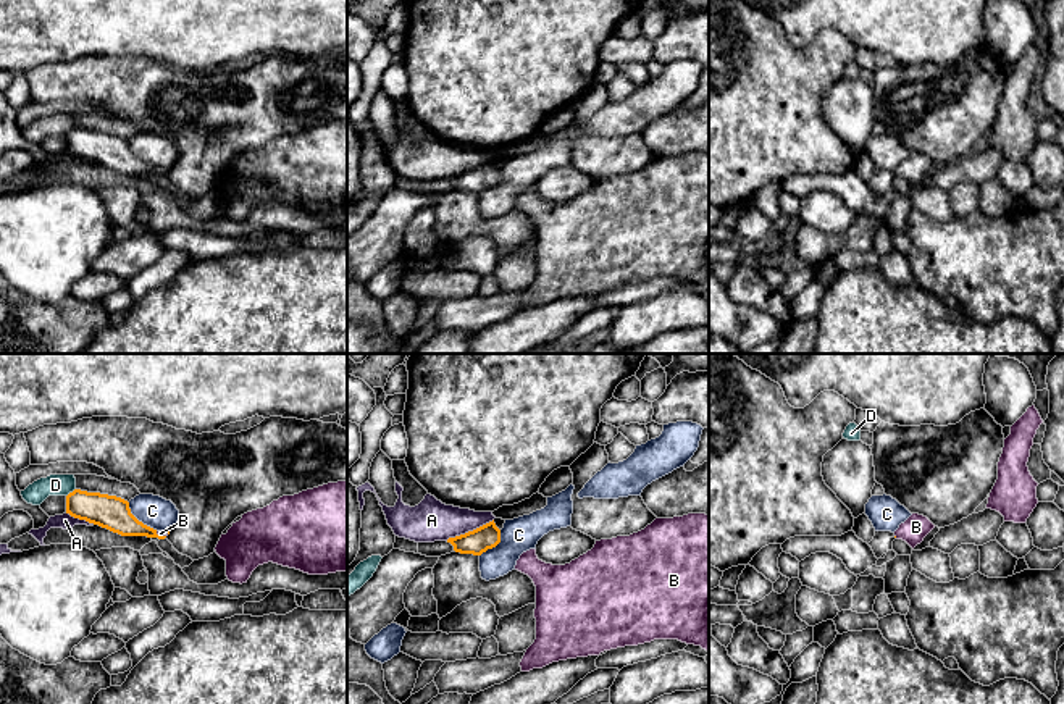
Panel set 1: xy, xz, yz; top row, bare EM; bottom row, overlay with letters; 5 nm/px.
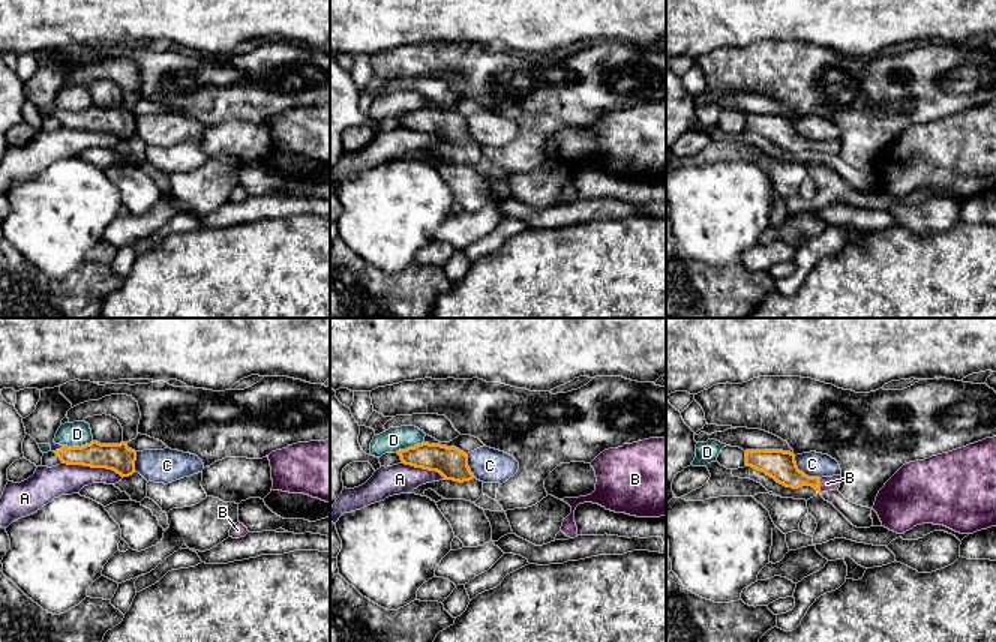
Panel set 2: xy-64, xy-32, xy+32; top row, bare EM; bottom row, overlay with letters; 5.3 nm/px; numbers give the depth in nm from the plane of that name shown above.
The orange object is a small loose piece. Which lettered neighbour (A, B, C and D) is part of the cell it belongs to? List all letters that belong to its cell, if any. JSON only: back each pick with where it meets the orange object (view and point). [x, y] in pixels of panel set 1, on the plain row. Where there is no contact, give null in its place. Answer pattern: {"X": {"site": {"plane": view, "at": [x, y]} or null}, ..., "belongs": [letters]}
{"B": {"site": {"plane": "xy", "at": [162, 175]}}, "belongs": ["B"]}

